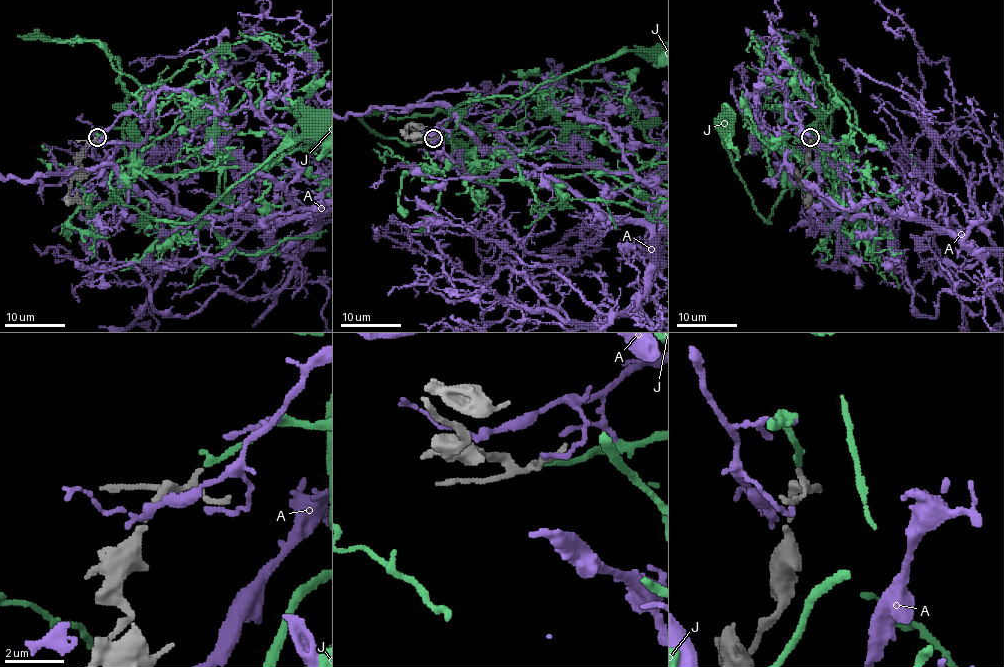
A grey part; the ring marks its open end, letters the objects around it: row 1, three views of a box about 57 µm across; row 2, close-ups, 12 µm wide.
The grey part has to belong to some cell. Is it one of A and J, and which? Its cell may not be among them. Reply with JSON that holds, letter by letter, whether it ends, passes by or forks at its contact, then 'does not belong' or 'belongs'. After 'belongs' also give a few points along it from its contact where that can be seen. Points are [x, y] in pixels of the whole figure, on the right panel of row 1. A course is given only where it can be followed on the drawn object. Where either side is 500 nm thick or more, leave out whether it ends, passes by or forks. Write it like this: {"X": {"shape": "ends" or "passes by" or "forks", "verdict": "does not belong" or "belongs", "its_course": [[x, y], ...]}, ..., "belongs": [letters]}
{"A": {"shape": "ends", "verdict": "does not belong"}, "J": {"shape": "ends", "verdict": "belongs", "its_course": [[810, 136], [804, 128], [827, 145], [827, 154], [785, 192], [767, 222], [723, 146], [730, 124]]}, "belongs": ["J"]}

